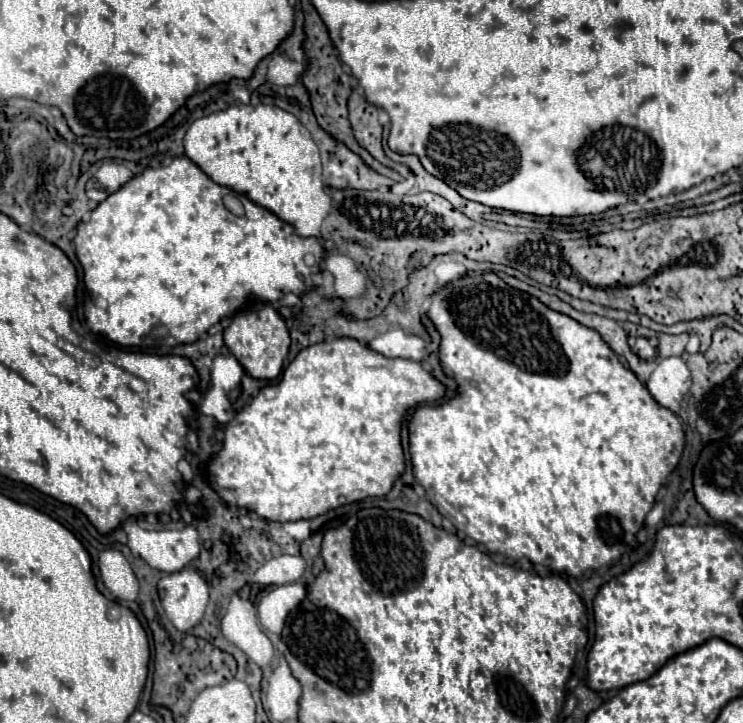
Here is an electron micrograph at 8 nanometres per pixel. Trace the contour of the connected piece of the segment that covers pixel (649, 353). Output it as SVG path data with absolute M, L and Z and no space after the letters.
M629 338L629 346L643 360L655 358L655 348L653 348L653 344L647 338Z

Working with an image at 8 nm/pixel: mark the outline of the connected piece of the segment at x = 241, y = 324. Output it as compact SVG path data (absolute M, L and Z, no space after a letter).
M257 304L233 316L231 324L225 330L225 344L231 350L231 354L241 362L247 374L251 374L257 380L277 380L291 345L290 332L279 312L271 304L263 304L257 310L255 306Z

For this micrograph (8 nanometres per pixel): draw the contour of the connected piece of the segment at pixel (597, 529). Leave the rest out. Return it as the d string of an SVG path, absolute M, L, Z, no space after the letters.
M493 272L473 274L443 286L441 298L435 298L429 308L429 318L441 332L439 358L445 372L457 380L459 396L443 406L425 404L415 410L413 420L409 422L409 452L413 474L419 478L419 484L423 484L441 516L447 516L455 528L461 528L461 532L465 532L467 538L483 544L489 554L501 554L511 560L527 558L531 564L543 564L555 574L567 574L575 578L581 578L589 570L609 566L631 548L635 548L635 532L639 534L643 528L645 516L653 508L663 480L679 464L679 458L683 454L685 436L679 418L671 410L659 406L651 394L647 394L645 384L619 362L619 356L611 350L611 346L607 346L607 342L603 342L595 330L581 326L565 314L549 310L535 296L507 286Z

